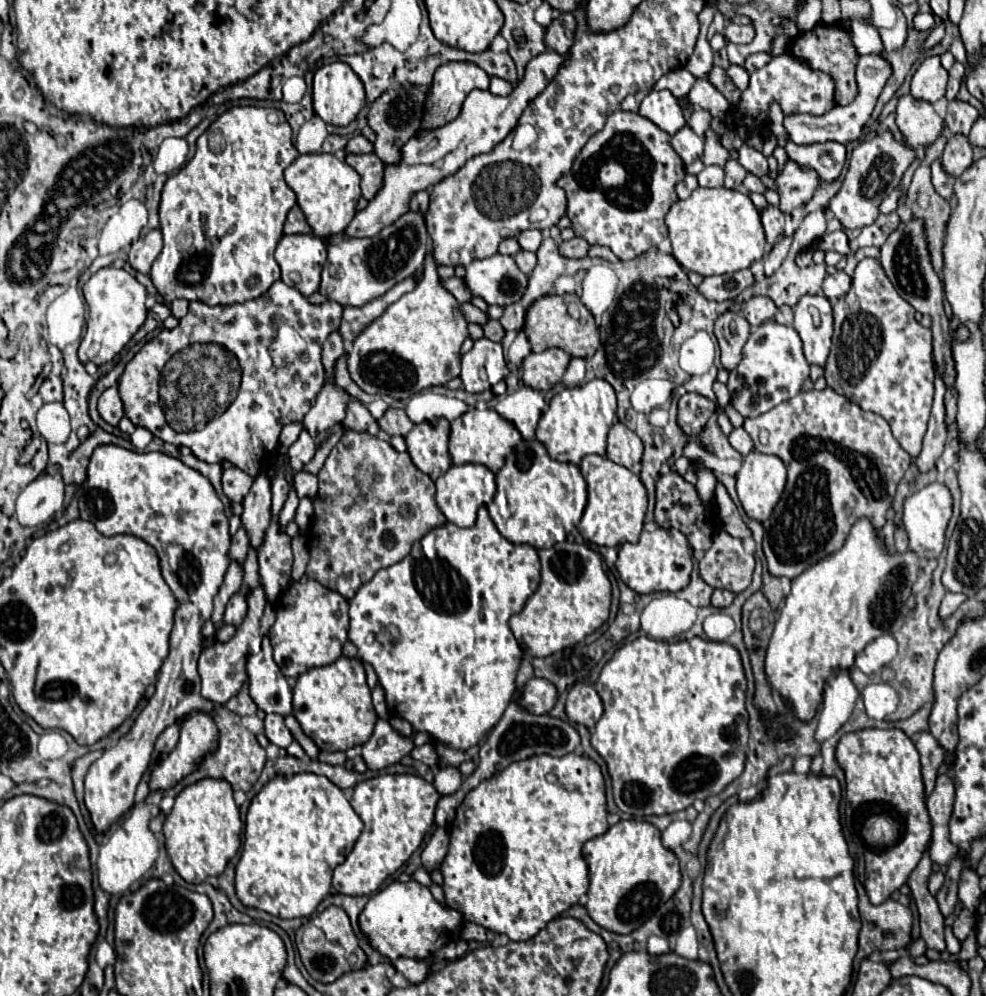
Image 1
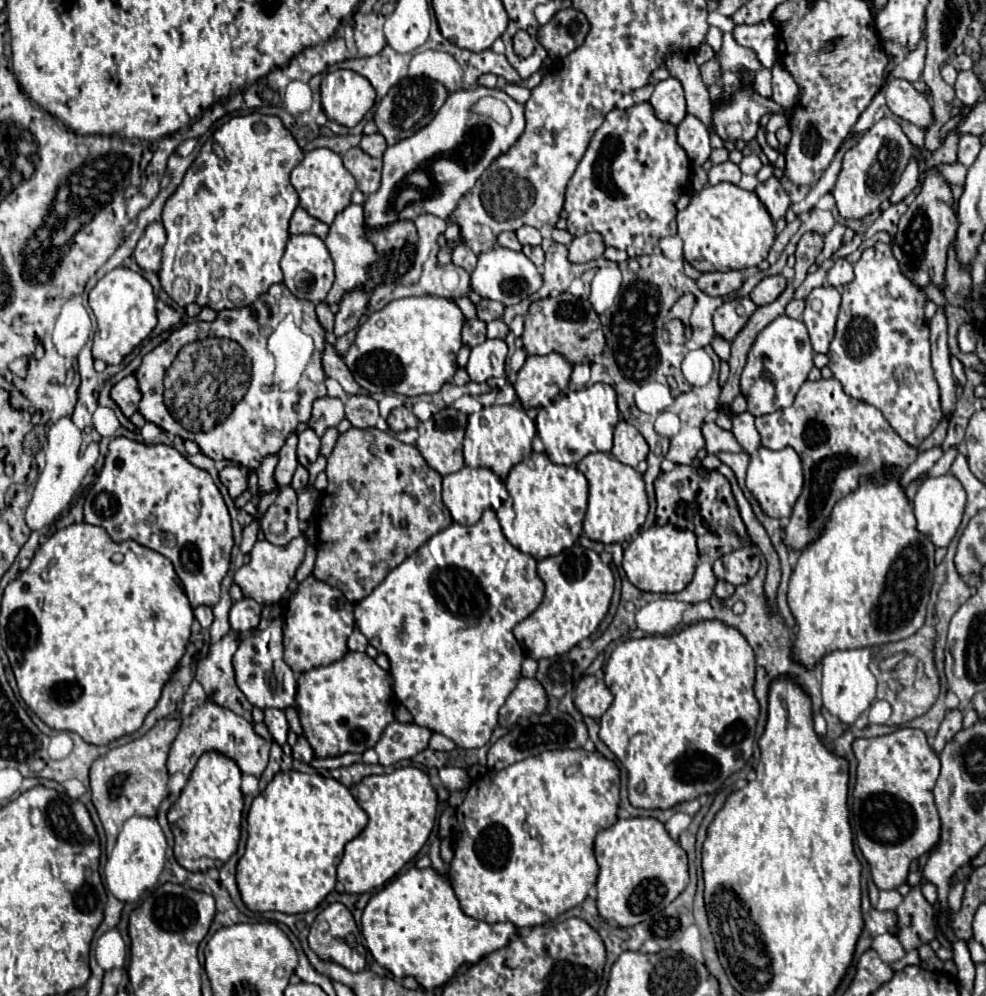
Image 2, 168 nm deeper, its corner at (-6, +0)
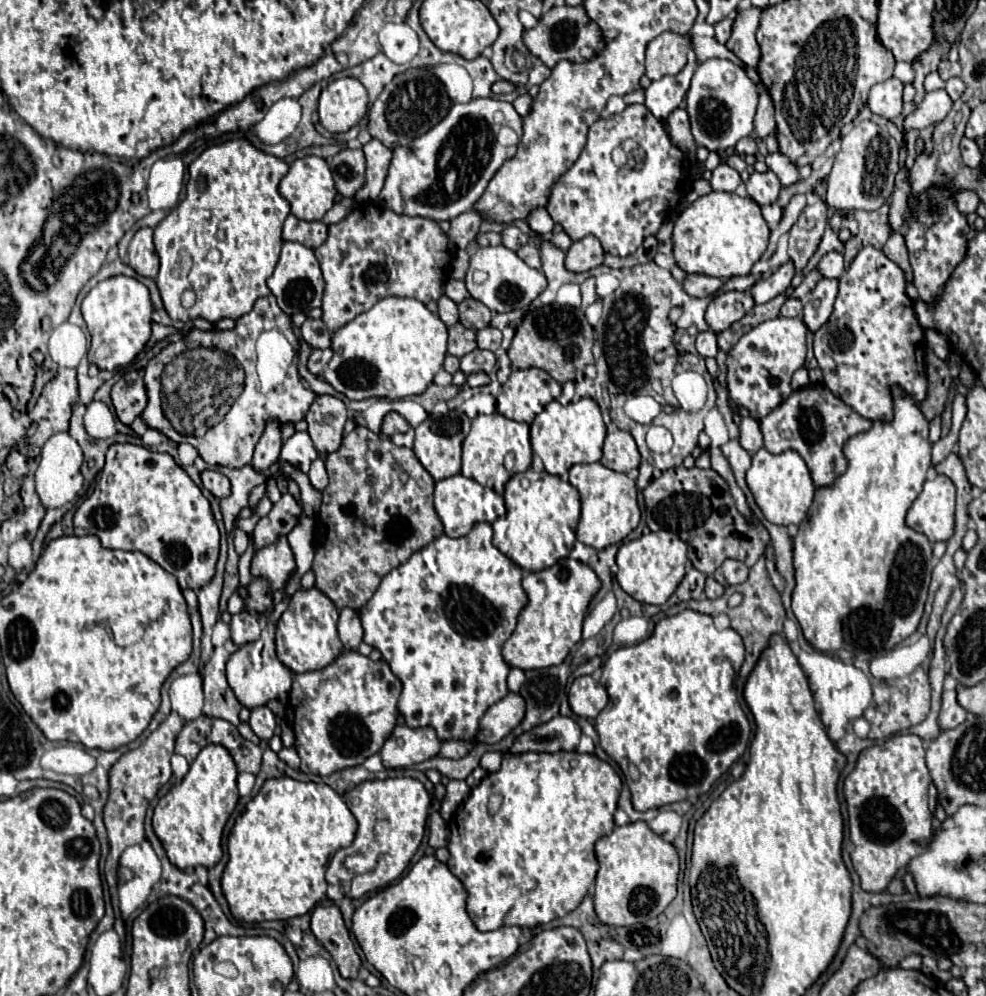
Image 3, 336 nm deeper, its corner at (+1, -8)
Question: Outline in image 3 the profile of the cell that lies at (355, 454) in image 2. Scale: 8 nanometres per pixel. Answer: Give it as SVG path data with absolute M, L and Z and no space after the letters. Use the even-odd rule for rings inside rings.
M356 426L350 434L344 436L344 442L342 442L342 448L330 456L326 456L326 468L328 468L328 476L330 476L330 484L322 490L324 494L324 502L322 502L322 512L320 512L320 520L322 524L326 526L326 540L318 540L318 548L316 548L316 556L314 556L314 564L312 564L312 570L316 574L316 588L320 592L324 592L338 608L354 608L354 610L360 610L376 592L376 588L380 586L380 580L382 576L386 576L390 570L398 568L400 564L404 564L414 552L422 550L426 544L430 544L434 538L442 536L444 534L444 528L442 528L442 522L434 510L434 504L432 504L432 492L434 492L434 478L426 472L426 468L422 468L420 460L416 458L416 454L410 450L410 448L404 448L404 446L396 446L392 442L391 438L383 434L375 434L372 430L364 428L364 426Z

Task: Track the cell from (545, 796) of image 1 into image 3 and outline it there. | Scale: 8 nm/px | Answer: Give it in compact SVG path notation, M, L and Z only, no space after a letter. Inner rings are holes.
M560 750L554 754L548 752L524 752L524 754L512 754L506 752L502 756L502 766L496 772L488 772L482 782L478 786L474 786L470 790L470 798L466 800L464 808L456 814L454 824L456 824L456 834L450 836L448 840L448 850L450 850L450 860L448 860L448 868L450 872L454 872L454 876L458 876L464 884L464 888L468 890L468 914L472 918L472 922L476 924L478 930L488 932L488 930L498 930L502 926L520 926L520 928L534 928L540 924L546 924L554 918L562 918L568 912L572 912L574 908L580 906L582 898L588 894L590 884L596 878L598 872L598 860L594 854L594 844L598 838L610 834L614 830L614 812L616 812L616 802L620 796L620 788L622 788L622 780L616 774L616 770L600 760L596 754L580 754L576 750ZM492 794L500 794L502 796L502 804L498 808L498 812L490 814L488 812L488 798Z

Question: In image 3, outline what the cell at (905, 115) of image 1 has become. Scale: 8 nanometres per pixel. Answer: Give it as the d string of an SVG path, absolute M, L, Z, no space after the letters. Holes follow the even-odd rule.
M890 78L886 82L874 84L868 92L868 108L874 114L880 114L888 120L900 116L902 112L902 88L904 84L898 78Z

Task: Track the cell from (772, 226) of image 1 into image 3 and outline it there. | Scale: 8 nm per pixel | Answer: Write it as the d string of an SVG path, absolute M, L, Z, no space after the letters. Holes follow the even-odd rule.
M766 170L766 172L752 172L750 180L746 182L746 192L760 206L772 204L772 202L776 202L778 192L780 192L780 180L770 170Z

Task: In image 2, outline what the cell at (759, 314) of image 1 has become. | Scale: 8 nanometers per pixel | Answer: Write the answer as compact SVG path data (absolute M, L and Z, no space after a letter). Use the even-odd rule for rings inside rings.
M769 276L763 278L755 290L751 292L751 300L755 302L755 306L767 306L773 300L777 300L781 296L781 292L787 288L787 282L783 276Z

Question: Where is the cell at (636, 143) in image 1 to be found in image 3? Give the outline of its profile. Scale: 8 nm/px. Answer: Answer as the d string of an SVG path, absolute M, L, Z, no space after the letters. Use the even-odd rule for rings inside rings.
M632 104L620 114L596 120L588 128L582 154L554 184L546 210L574 242L592 234L602 242L604 252L630 256L646 236L660 230L670 206L680 200L688 174L690 160L672 144L664 124L644 104ZM628 138L638 142L646 152L642 168L626 170L612 162L612 150Z

